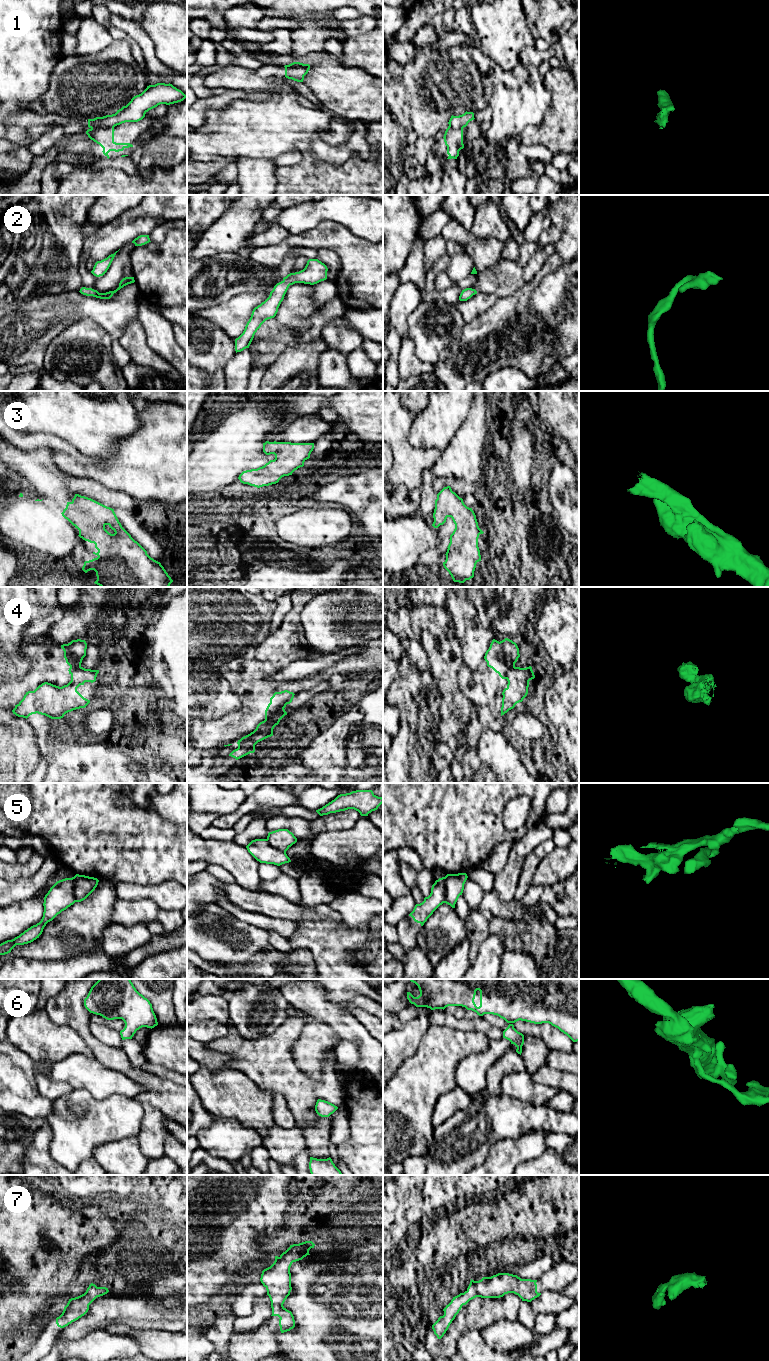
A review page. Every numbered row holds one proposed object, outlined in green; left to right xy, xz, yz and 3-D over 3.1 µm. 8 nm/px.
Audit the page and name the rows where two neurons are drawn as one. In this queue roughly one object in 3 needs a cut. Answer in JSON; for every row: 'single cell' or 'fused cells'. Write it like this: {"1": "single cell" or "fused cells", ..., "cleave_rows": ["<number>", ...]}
{"1": "fused cells", "2": "single cell", "3": "single cell", "4": "fused cells", "5": "fused cells", "6": "single cell", "7": "single cell", "cleave_rows": ["1", "4", "5"]}

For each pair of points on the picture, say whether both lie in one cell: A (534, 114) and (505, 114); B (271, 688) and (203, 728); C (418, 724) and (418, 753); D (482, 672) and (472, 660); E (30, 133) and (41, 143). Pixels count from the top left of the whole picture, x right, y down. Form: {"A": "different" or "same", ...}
{"A": "same", "B": "same", "C": "same", "D": "different", "E": "different"}

